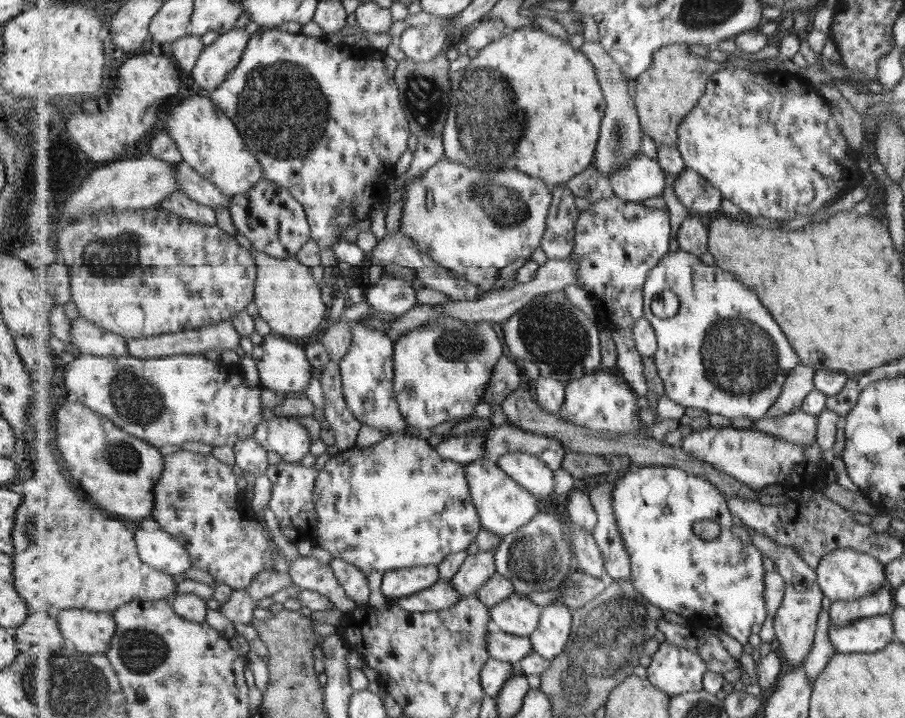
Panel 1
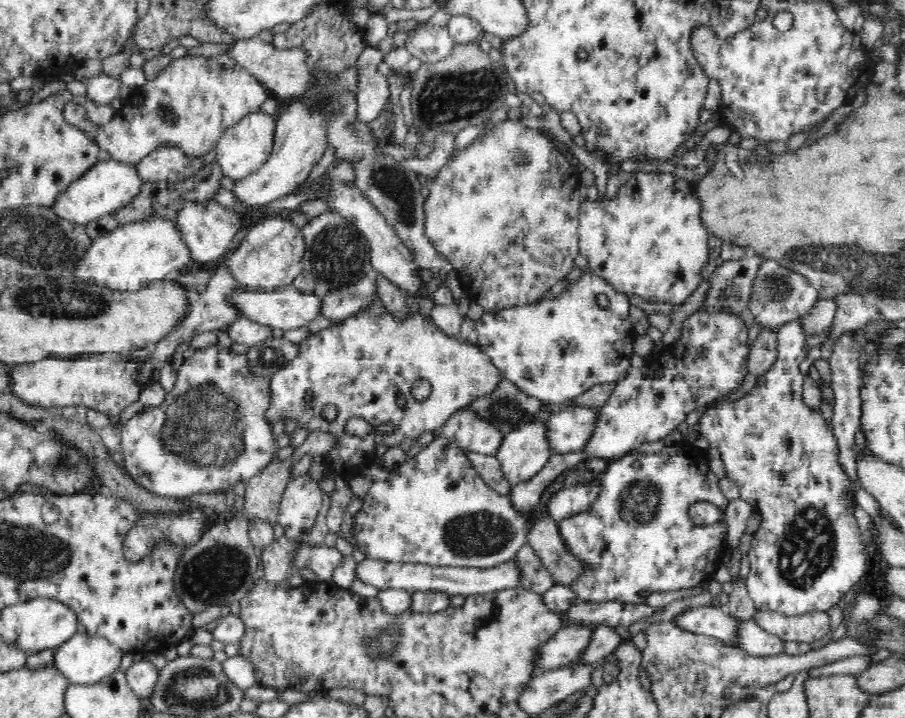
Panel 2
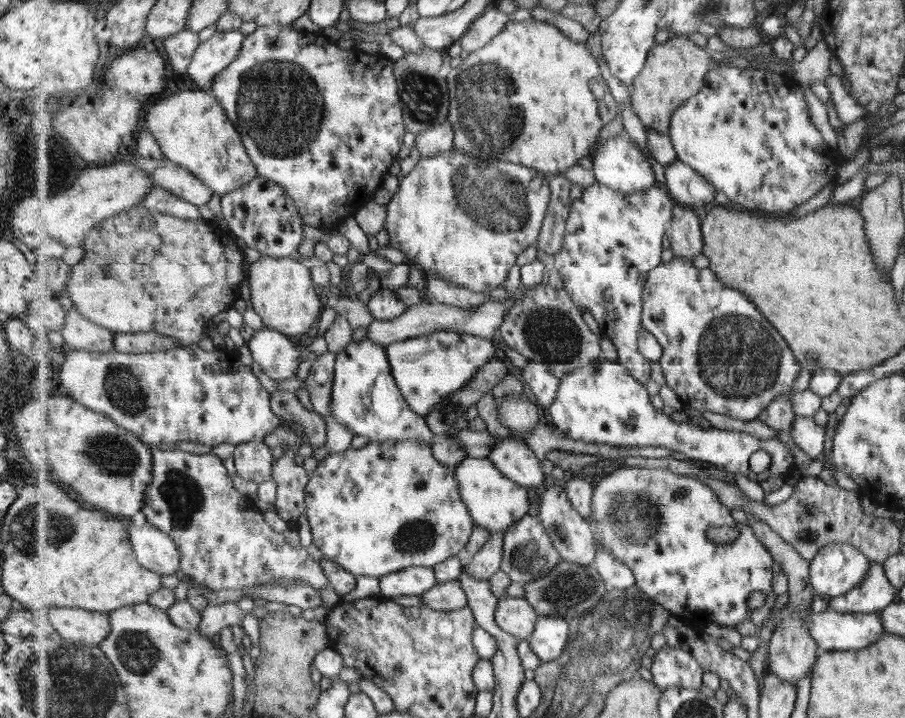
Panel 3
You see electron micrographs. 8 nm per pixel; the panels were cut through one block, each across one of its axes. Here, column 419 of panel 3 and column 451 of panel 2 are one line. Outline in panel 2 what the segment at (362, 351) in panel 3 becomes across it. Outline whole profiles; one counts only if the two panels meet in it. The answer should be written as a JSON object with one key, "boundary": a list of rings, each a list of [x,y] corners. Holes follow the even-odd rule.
{"boundary":[[[469,405],[453,412],[442,424],[438,434],[454,441],[466,452],[486,456],[495,456],[505,435]]]}

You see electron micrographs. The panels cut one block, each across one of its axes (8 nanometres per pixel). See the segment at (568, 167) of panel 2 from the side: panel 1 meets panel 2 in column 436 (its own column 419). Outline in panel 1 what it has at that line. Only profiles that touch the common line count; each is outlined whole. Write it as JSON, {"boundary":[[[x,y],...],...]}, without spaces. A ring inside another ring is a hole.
{"boundary":[[[445,157],[440,160],[436,165],[433,165],[427,172],[413,177],[405,186],[405,202],[402,211],[402,219],[400,220],[401,231],[411,237],[415,241],[415,245],[419,247],[419,251],[431,255],[435,263],[441,267],[447,268],[453,275],[473,282],[480,286],[481,290],[485,294],[487,291],[491,291],[495,286],[496,278],[499,279],[499,272],[509,266],[512,262],[520,258],[526,258],[529,260],[531,254],[541,247],[544,240],[545,232],[548,228],[549,210],[551,210],[553,204],[554,193],[551,186],[549,186],[542,178],[528,176],[527,173],[513,168],[513,170],[498,170],[488,168],[483,170],[477,165],[470,167],[469,165],[460,163],[459,161],[452,161]]]}

